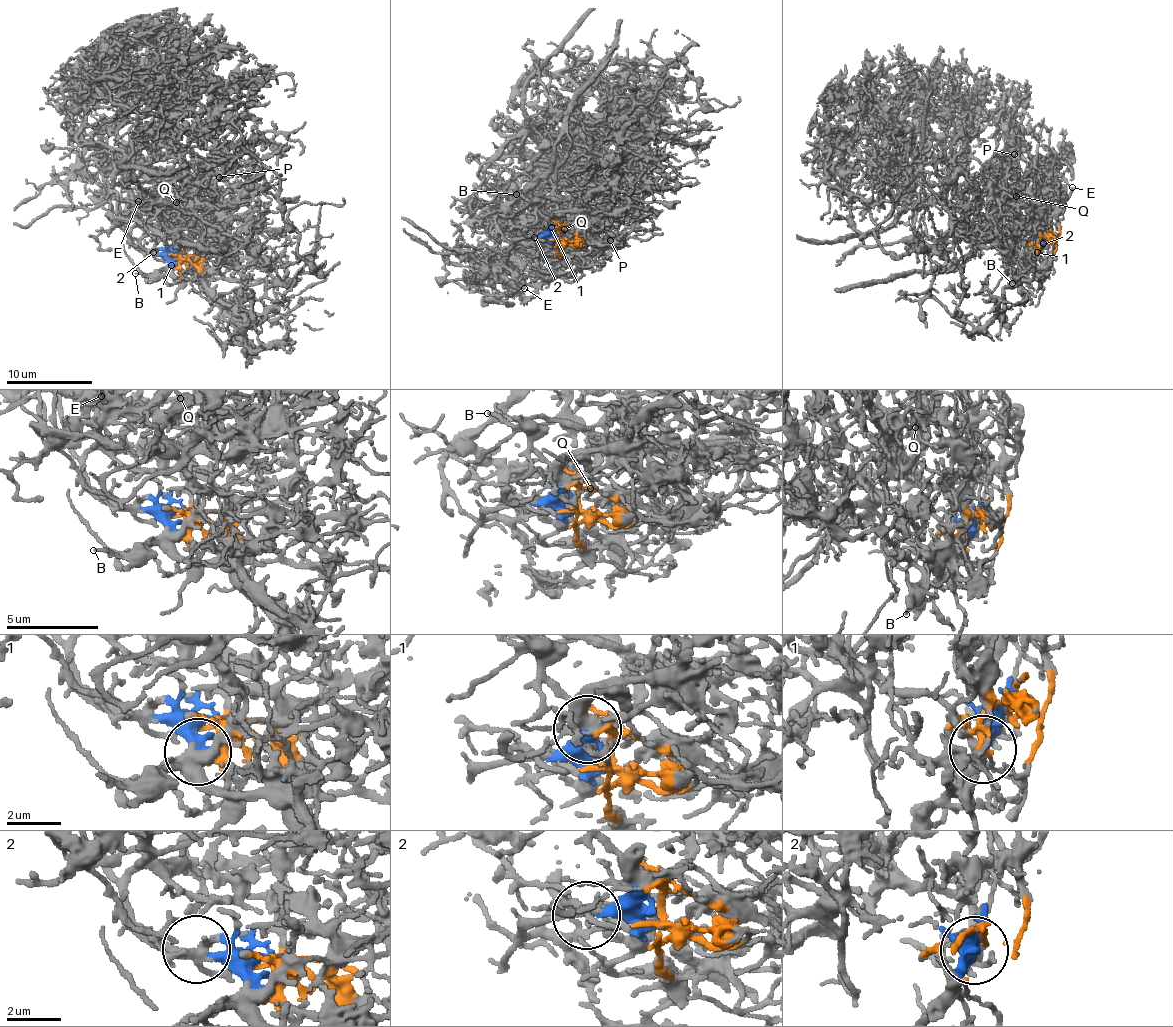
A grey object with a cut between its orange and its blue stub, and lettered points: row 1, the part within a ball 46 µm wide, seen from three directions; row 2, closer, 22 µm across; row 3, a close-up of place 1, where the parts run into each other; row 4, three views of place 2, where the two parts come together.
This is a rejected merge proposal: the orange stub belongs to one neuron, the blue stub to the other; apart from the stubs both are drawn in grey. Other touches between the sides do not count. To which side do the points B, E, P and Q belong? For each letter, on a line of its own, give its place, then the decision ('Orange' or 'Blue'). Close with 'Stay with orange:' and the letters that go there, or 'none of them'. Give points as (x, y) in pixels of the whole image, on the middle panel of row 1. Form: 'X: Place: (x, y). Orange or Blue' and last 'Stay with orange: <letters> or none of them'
B: Place: (516, 194). Blue
E: Place: (524, 288). Blue
P: Place: (610, 240). Orange
Q: Place: (564, 229). Orange
Stay with orange: P, Q

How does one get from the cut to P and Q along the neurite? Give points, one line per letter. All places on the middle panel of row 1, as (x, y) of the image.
P: (562, 241), (572, 242), (579, 235), (594, 239), (589, 228), (601, 230), (606, 236), (596, 240), (611, 239)
Q: (562, 241), (572, 242), (576, 236), (594, 239), (587, 226), (576, 229), (561, 224), (558, 227), (565, 230)

